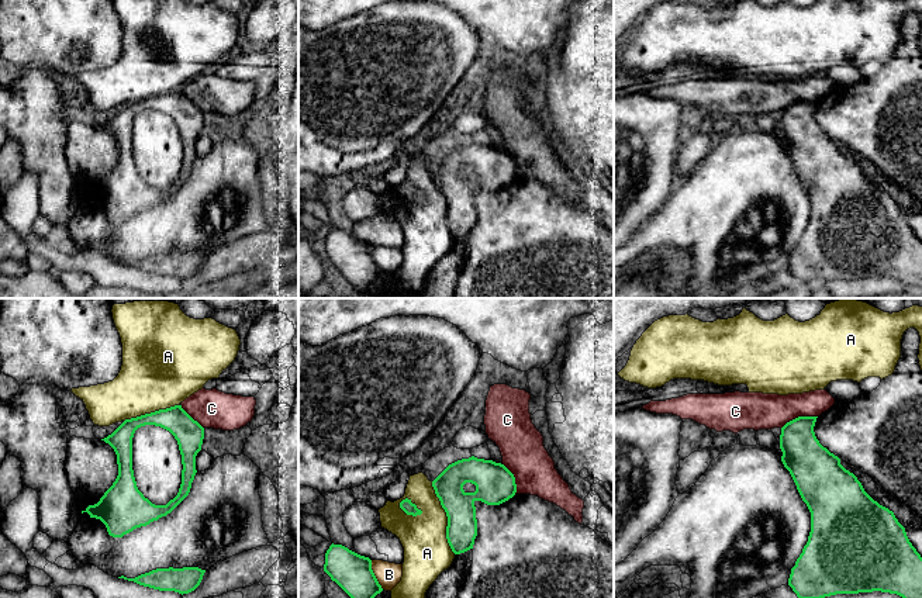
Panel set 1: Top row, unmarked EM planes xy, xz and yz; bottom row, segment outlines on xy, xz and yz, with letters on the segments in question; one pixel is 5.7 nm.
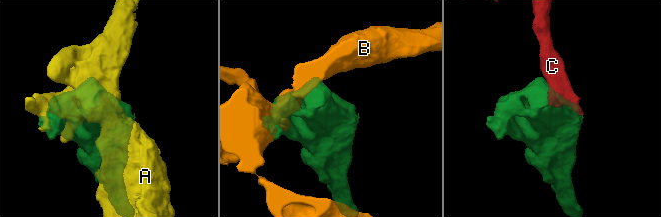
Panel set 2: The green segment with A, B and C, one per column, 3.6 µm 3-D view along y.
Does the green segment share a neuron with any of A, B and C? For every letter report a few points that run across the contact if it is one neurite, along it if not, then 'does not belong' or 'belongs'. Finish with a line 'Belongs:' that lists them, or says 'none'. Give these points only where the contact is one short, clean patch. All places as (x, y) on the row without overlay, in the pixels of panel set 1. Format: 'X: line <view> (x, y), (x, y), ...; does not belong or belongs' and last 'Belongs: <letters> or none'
A: does not belong
B: line xz (370, 245), (370, 253), (383, 273); does not belong
C: line yz (817, 100), (798, 100), (781, 113); does not belong
Belongs: none

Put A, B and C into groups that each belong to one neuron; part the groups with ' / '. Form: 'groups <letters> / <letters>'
groups A / B / C

